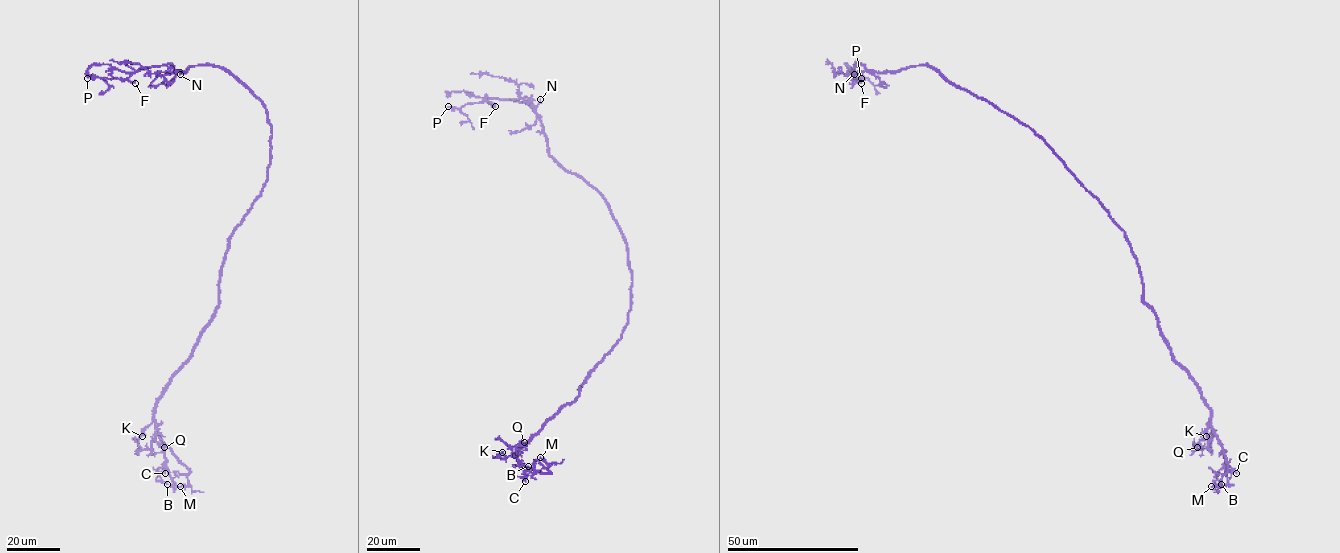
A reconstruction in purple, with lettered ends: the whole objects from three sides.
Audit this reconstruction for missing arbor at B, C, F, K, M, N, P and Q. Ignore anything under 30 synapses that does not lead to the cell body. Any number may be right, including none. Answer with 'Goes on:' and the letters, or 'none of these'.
Goes on: F

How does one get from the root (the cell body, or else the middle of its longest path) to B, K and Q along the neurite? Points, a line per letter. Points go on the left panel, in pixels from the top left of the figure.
B: (264, 183), (229, 239), (219, 307), (154, 410), (165, 456), (157, 470), (167, 484)
K: (264, 183), (229, 239), (221, 268), (219, 307), (192, 356), (166, 387), (153, 420), (142, 436)
Q: (264, 183), (229, 239), (221, 268), (219, 307), (192, 356), (172, 378), (154, 410), (155, 440), (164, 447)

